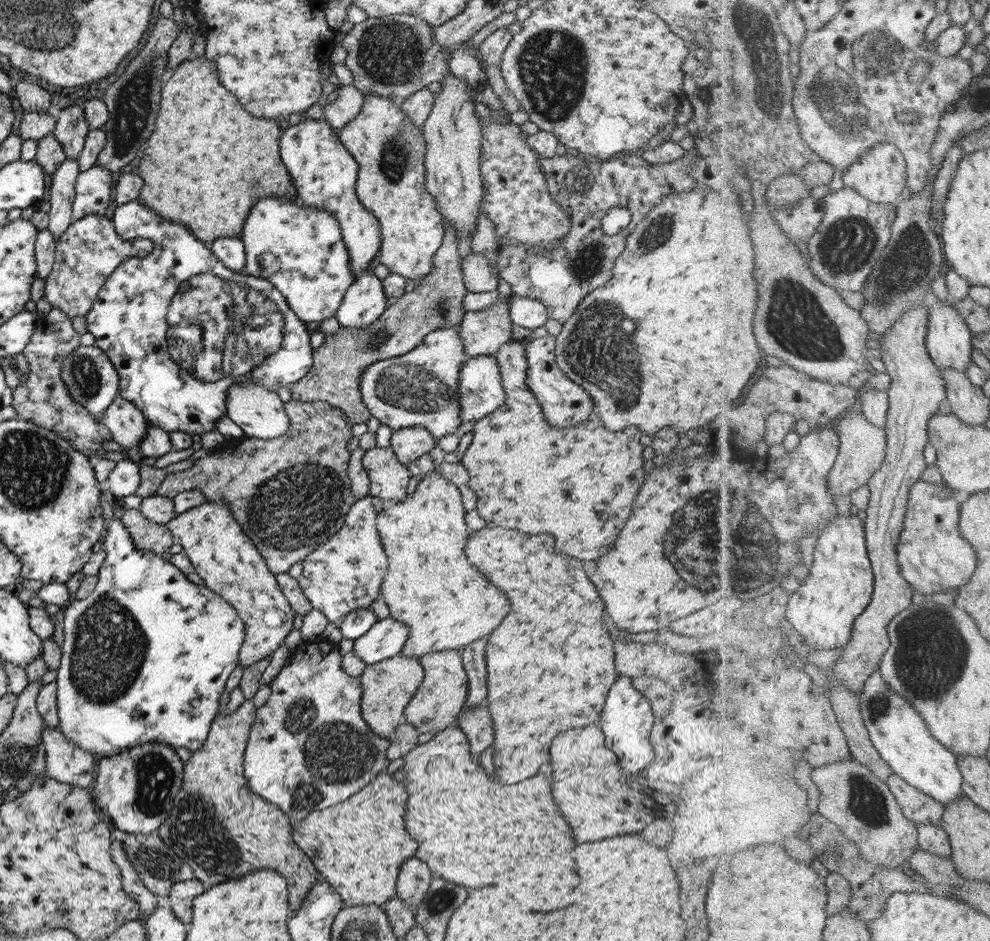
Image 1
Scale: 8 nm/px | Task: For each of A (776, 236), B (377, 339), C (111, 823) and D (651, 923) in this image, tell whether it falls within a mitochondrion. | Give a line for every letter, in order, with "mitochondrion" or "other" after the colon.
A: other
B: mitochondrion
C: other
D: other

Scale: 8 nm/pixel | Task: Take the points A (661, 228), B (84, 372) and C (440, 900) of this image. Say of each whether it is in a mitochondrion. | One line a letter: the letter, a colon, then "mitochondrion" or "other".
A: mitochondrion
B: mitochondrion
C: mitochondrion

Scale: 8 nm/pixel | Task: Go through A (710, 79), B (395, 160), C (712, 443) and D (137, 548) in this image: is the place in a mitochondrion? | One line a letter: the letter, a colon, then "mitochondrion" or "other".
A: other
B: mitochondrion
C: other
D: other

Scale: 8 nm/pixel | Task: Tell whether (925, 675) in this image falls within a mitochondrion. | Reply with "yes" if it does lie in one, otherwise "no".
yes

